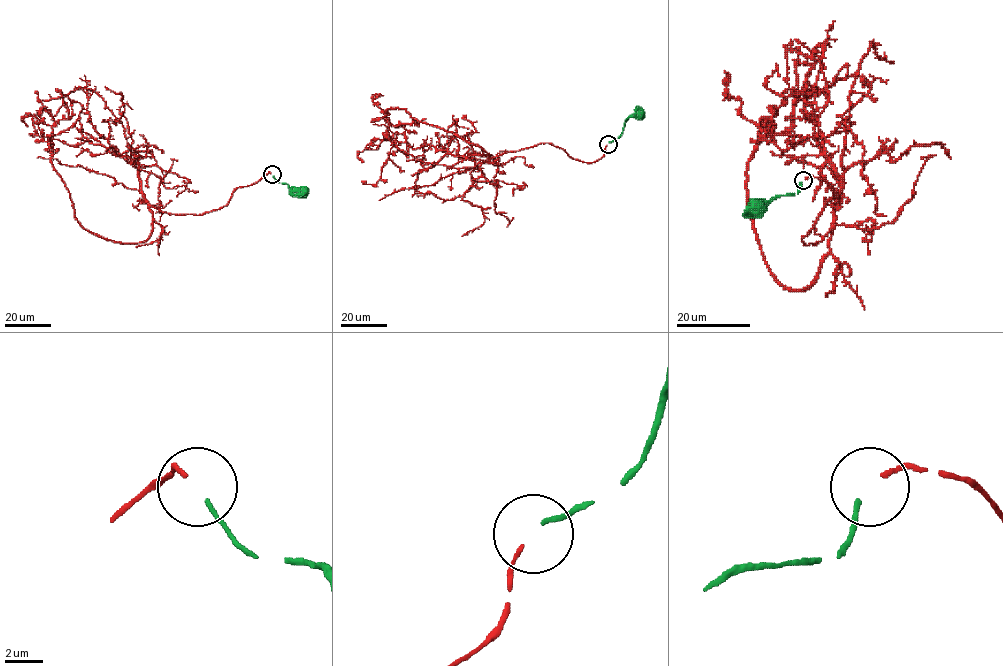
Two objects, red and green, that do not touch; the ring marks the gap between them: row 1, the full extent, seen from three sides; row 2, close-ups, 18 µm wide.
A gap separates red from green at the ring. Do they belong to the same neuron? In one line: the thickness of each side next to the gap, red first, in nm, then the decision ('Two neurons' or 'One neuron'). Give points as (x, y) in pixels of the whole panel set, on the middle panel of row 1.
Thickness 240 nm (red) against 260 nm. One neuron

